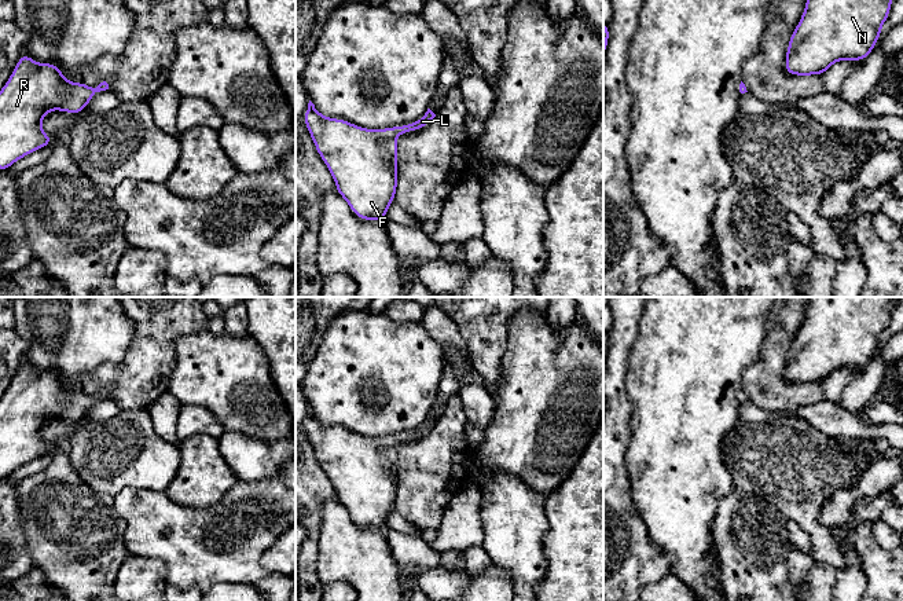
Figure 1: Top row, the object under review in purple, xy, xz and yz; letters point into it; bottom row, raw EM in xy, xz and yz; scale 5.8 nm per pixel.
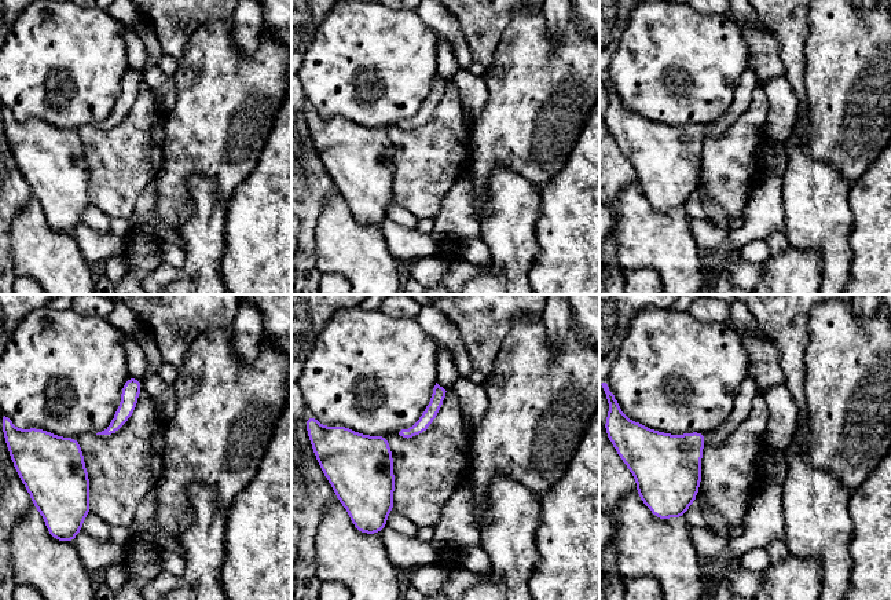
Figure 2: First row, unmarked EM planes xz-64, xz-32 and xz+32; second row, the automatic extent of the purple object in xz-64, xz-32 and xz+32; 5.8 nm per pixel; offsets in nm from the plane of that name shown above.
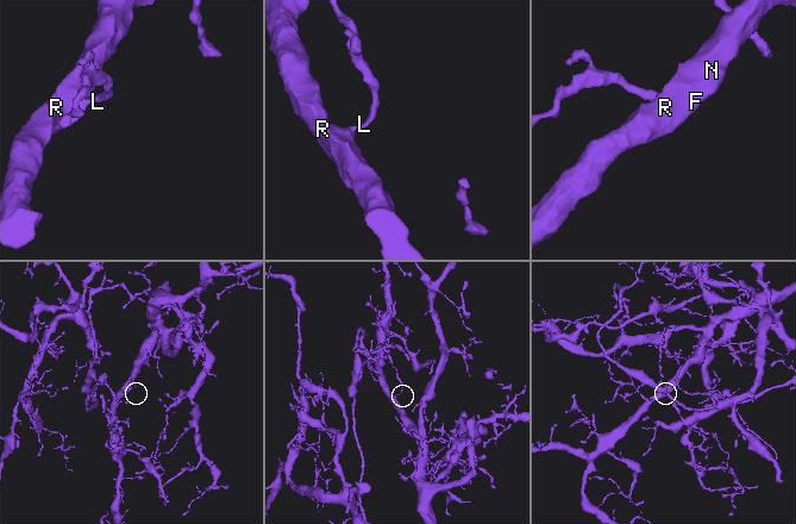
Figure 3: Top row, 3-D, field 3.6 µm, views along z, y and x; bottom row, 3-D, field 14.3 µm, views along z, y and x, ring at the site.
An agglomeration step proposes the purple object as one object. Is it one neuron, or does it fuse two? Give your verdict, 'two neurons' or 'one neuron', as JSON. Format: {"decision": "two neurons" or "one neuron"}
{"decision": "one neuron"}

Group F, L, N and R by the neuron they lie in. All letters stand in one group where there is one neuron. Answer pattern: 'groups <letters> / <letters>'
groups F L N R

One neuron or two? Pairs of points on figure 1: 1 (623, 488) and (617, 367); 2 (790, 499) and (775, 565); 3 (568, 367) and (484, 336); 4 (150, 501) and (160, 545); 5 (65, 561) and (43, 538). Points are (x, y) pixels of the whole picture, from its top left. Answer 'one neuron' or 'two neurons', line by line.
1: one neuron
2: two neurons
3: two neurons
4: one neuron
5: one neuron

